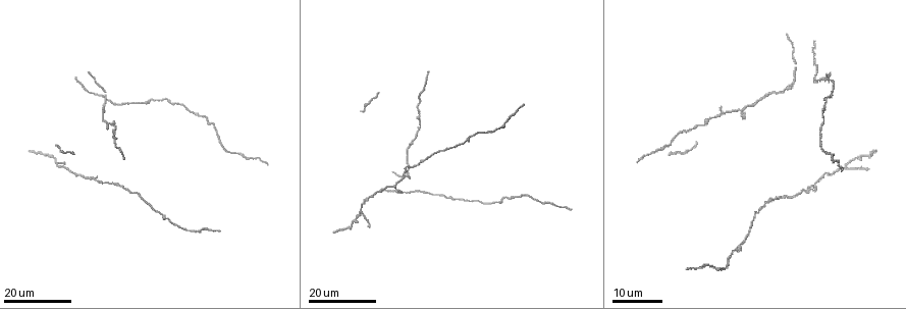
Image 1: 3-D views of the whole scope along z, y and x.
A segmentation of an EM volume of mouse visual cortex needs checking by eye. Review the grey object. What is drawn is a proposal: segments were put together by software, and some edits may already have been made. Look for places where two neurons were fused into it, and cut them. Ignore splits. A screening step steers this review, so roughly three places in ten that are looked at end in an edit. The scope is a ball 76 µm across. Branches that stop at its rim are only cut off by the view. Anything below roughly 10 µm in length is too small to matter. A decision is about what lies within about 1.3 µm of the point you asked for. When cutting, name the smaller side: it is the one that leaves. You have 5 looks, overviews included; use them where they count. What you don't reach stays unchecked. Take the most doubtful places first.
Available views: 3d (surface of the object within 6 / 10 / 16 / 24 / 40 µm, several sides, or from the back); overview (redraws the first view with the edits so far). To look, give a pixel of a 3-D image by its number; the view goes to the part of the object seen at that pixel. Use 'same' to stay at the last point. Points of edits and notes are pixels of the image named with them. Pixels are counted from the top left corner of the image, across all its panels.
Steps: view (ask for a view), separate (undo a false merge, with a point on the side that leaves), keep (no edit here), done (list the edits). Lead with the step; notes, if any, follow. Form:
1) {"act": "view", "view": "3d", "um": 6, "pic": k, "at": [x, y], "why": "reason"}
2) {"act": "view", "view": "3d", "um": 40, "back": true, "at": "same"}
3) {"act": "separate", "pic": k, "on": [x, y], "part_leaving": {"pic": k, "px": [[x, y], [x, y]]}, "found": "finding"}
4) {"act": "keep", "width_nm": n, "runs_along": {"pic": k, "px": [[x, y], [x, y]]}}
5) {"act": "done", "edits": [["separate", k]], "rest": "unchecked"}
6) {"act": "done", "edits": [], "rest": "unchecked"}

{"act": "view", "view": "3d", "um": 16, "pic": 1, "at": [393, 188], "why": "arms part here"}

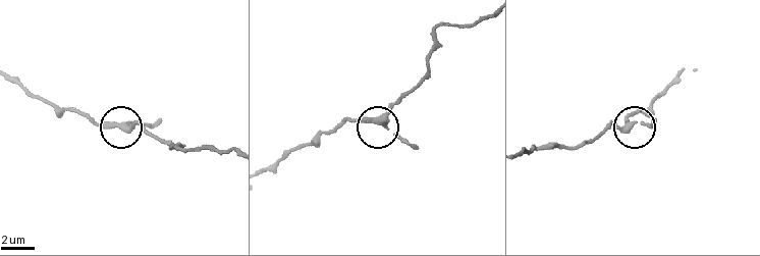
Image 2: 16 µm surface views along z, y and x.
{"act": "view", "view": "3d", "um": 6, "pic": 2, "at": [122, 126], "why": "closer look"}

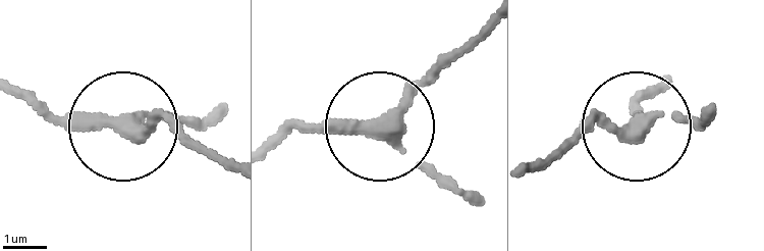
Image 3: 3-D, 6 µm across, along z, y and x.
{"act": "keep", "width_nm": 320, "runs_along": {"pic": 3, "px": [[476, 196], [414, 167], [381, 127], [286, 123]]}, "found": "continuous, no second neuron"}

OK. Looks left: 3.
{"act": "view", "view": "3d", "um": 16, "pic": 1, "at": [740, 111], "why": "thin arm on a thick one"}

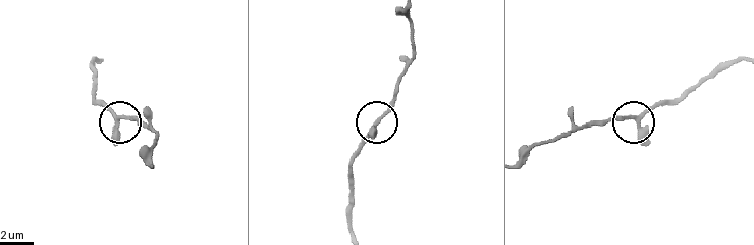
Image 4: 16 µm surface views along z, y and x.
{"act": "view", "view": "3d", "um": 10, "pic": 4, "at": [636, 117]}

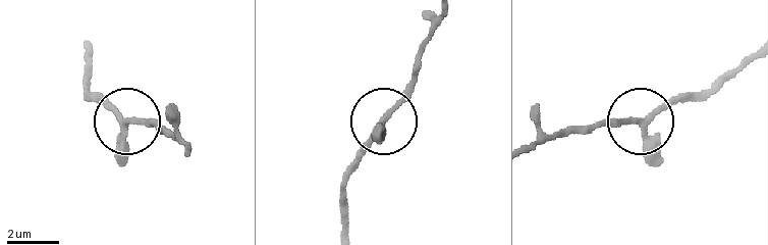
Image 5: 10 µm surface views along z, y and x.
{"act": "view", "view": "3d", "um": 6, "pic": 5, "at": [124, 123]}

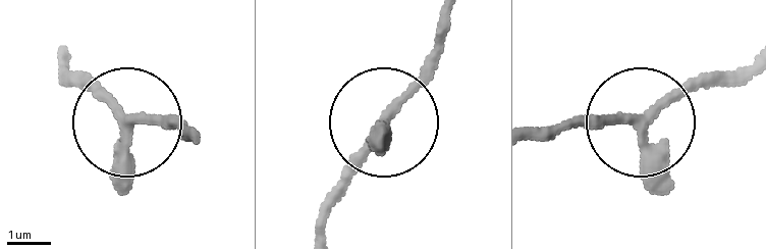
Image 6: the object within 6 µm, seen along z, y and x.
{"act": "keep", "width_nm": 220, "found": "all the same neuron"}

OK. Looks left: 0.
{"act": "done", "edits": [], "rest": "unchecked"}

